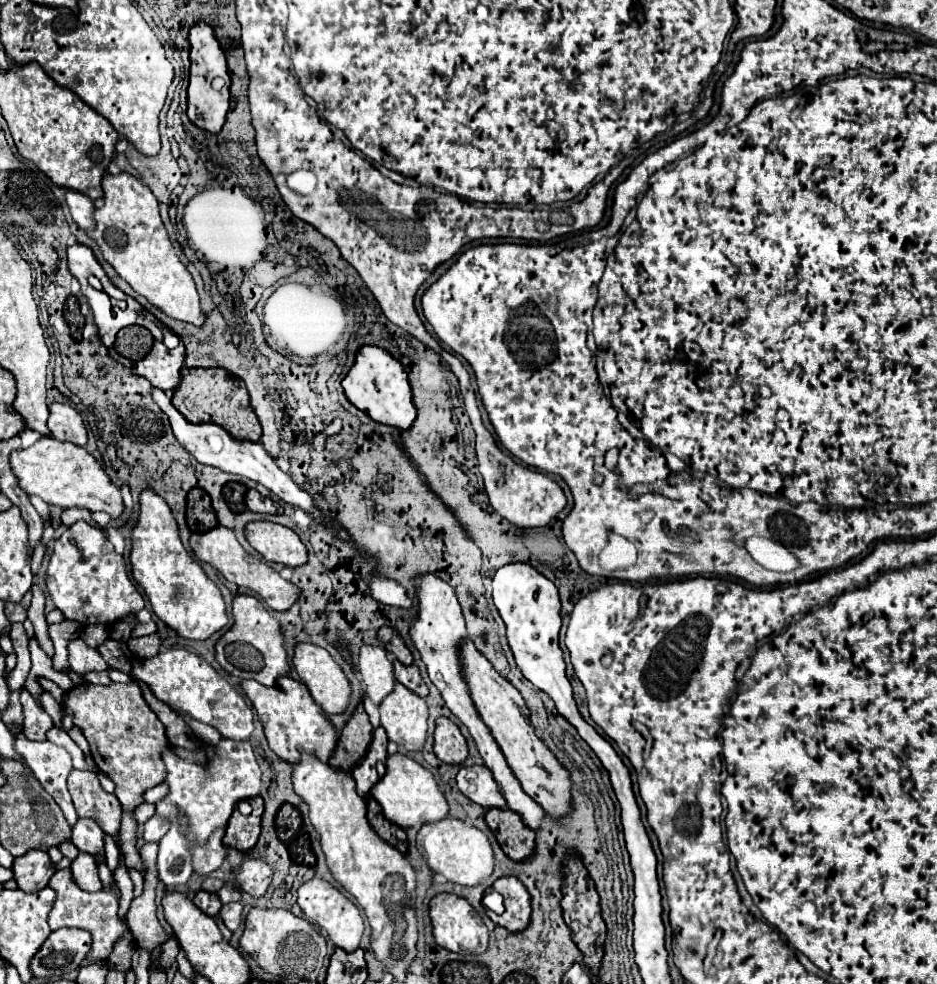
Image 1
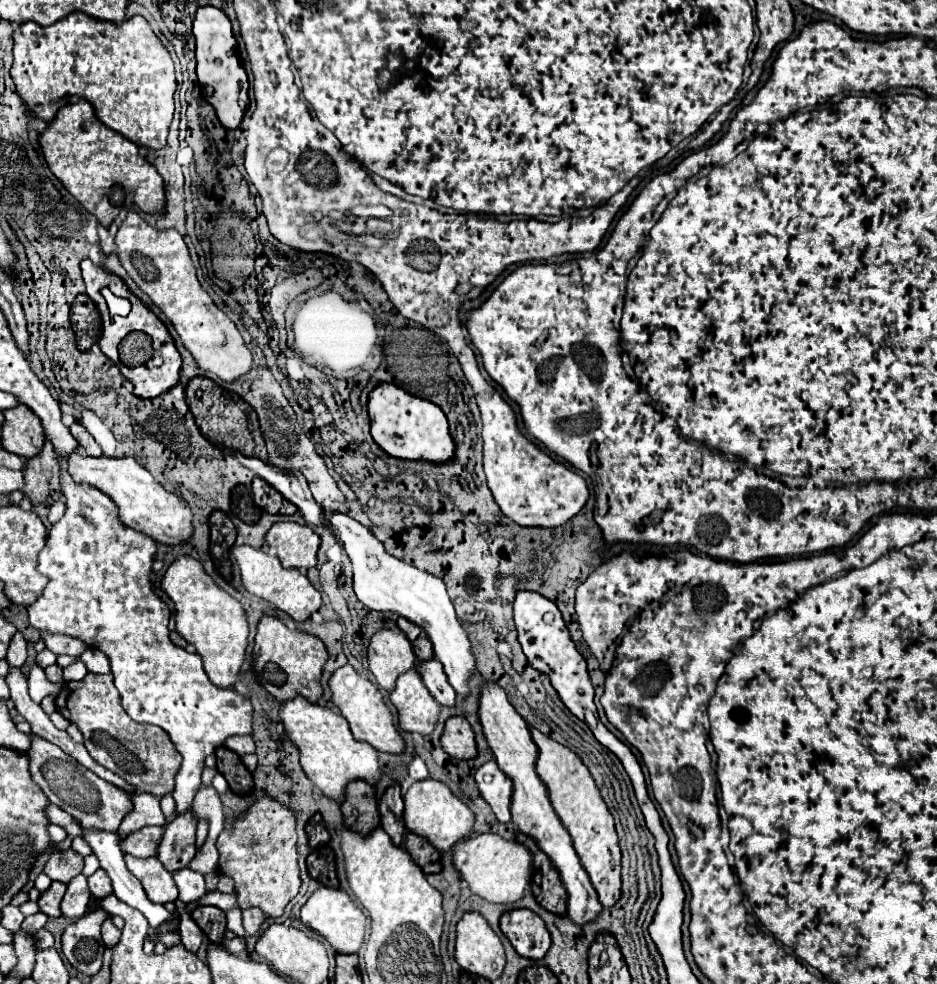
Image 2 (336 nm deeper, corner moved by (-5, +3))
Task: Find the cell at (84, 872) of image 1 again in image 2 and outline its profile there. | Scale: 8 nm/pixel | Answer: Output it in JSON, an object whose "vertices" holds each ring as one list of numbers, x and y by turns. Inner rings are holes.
{"vertices":[[106,916,102,924,102,940,106,942,106,946,114,946,120,940,120,930,112,924,112,916]]}

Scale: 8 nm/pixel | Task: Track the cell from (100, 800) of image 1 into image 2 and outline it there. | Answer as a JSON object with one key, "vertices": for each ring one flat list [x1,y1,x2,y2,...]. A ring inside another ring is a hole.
{"vertices":[[144,826,124,838,118,838,120,848,124,848,126,854,138,856,138,858,148,858,156,854,158,842,162,840,162,826]]}

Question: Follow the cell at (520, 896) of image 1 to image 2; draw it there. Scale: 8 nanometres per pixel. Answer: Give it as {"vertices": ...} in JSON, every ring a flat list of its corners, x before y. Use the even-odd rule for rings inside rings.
{"vertices":[[528,908,504,912,500,918,500,930,512,942,516,952,530,960,540,960,552,944,544,920]]}

